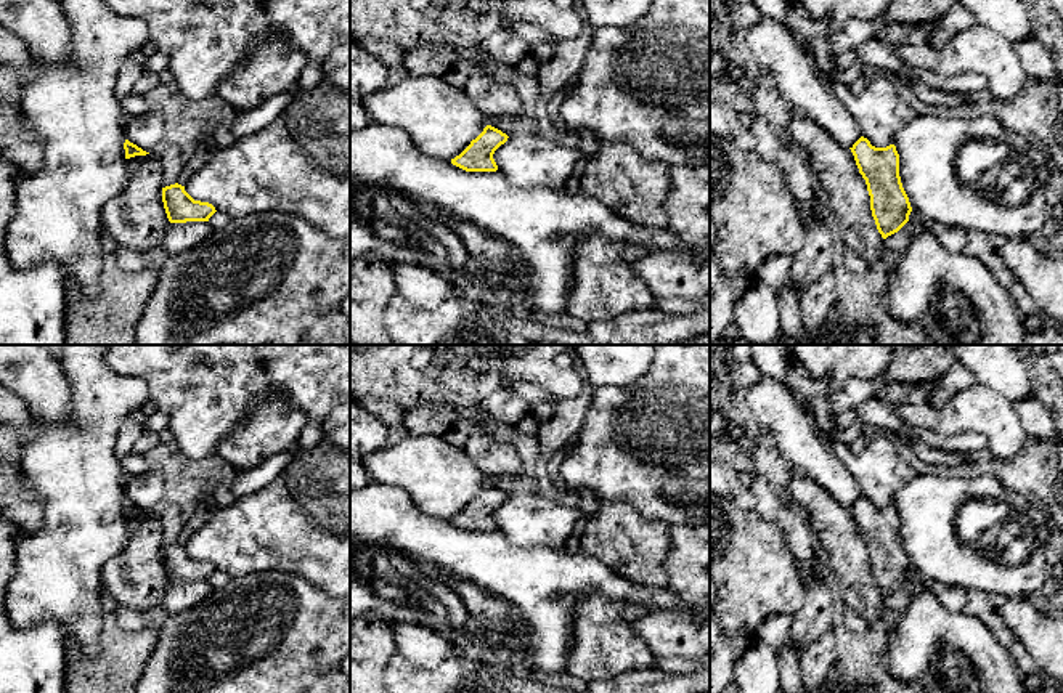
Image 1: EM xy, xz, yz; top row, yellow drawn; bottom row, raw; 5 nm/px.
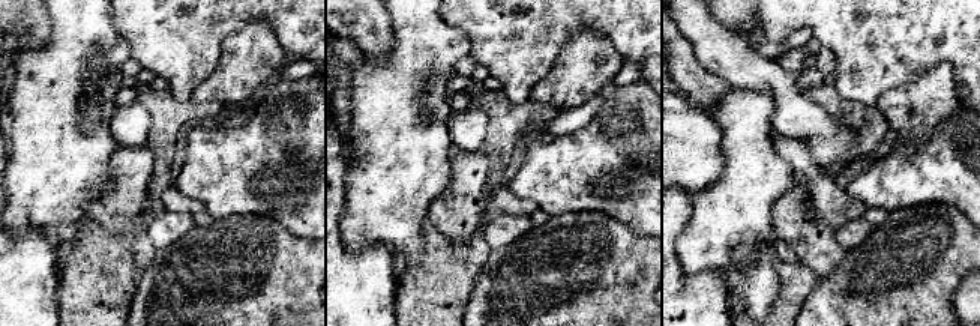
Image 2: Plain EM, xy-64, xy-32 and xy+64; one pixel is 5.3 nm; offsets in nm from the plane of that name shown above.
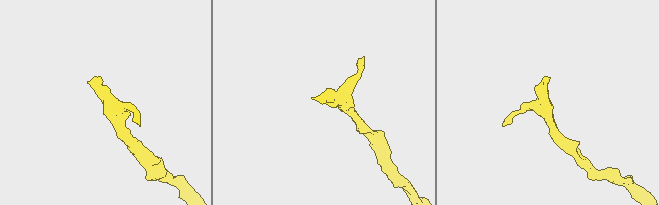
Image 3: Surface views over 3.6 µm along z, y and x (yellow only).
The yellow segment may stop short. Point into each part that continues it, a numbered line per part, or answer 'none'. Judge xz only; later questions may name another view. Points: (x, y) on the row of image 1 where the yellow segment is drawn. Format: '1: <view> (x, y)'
none

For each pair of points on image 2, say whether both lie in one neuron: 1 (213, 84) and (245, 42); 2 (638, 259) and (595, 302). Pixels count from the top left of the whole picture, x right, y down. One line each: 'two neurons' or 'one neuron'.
1: one neuron
2: one neuron

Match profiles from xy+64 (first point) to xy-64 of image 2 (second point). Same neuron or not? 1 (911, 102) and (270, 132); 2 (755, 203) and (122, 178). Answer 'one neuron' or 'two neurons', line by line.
1: two neurons
2: two neurons

